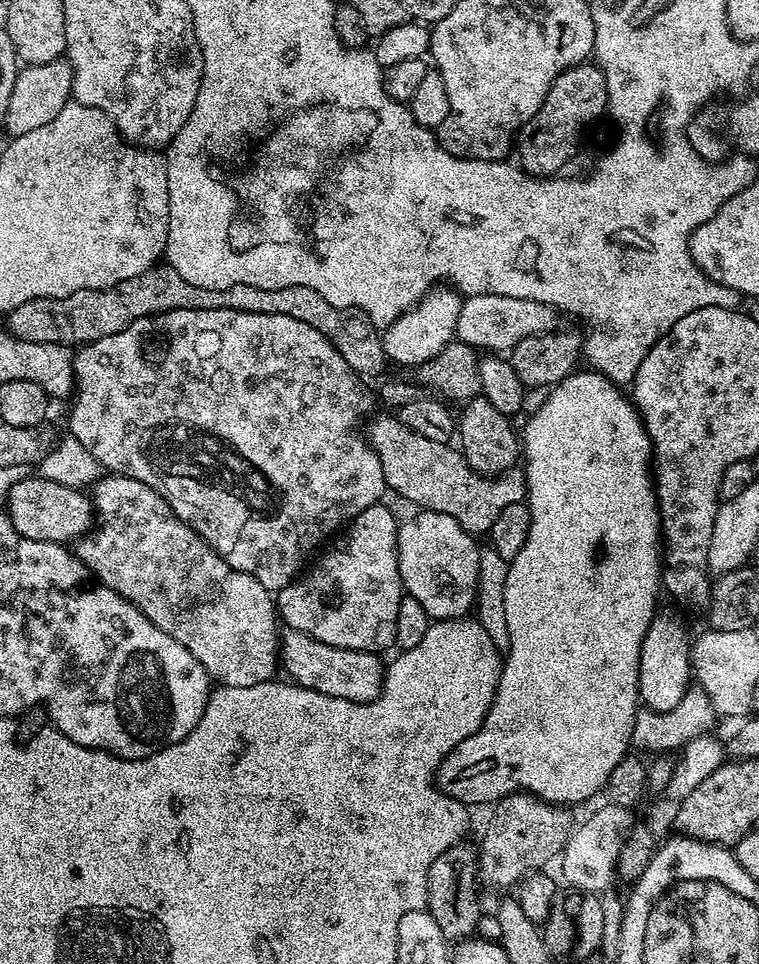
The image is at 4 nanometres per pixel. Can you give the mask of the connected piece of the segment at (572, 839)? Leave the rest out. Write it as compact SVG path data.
M604 802L597 812L592 812L584 821L577 823L568 837L558 865L564 871L564 880L569 889L577 892L594 892L604 894L617 879L616 864L619 862L619 852L626 842L627 836L638 823L637 817L632 817L633 809L609 802Z

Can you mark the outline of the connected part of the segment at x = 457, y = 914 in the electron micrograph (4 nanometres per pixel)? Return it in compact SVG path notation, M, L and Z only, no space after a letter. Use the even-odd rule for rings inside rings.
M461 842L450 846L434 862L426 874L426 909L448 942L463 942L476 932L482 915L480 896L476 893L480 878L480 857L475 843Z

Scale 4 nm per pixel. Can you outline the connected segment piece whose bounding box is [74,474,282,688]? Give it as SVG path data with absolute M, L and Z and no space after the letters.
M104 474L95 484L91 485L90 495L94 516L98 523L88 535L81 536L79 540L75 541L74 555L91 570L92 575L96 577L99 583L105 584L110 590L114 590L118 594L122 594L122 598L126 598L134 606L138 606L138 610L142 610L142 614L146 614L146 618L150 618L150 622L154 622L154 626L158 626L158 630L166 630L166 634L170 634L170 638L174 638L174 642L182 642L182 646L186 646L186 650L190 650L190 654L194 654L194 658L198 658L198 662L202 662L206 674L217 685L226 688L258 686L277 675L278 669L281 667L280 638L282 630L281 627L279 629L276 626L276 624L278 625L278 613L273 593L269 592L266 586L262 586L262 582L258 582L258 578L254 578L242 570L234 570L234 566L230 566L221 558L189 524L182 522L182 518L178 518L174 514L171 503L159 496L153 488L146 486L146 482L138 482L129 476Z

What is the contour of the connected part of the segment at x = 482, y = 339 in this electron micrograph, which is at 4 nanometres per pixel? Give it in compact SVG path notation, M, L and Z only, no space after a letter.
M478 294L461 303L455 339L477 350L491 350L496 354L508 354L522 338L551 332L557 327L557 309L542 302L530 302L526 298L510 298L502 294Z

